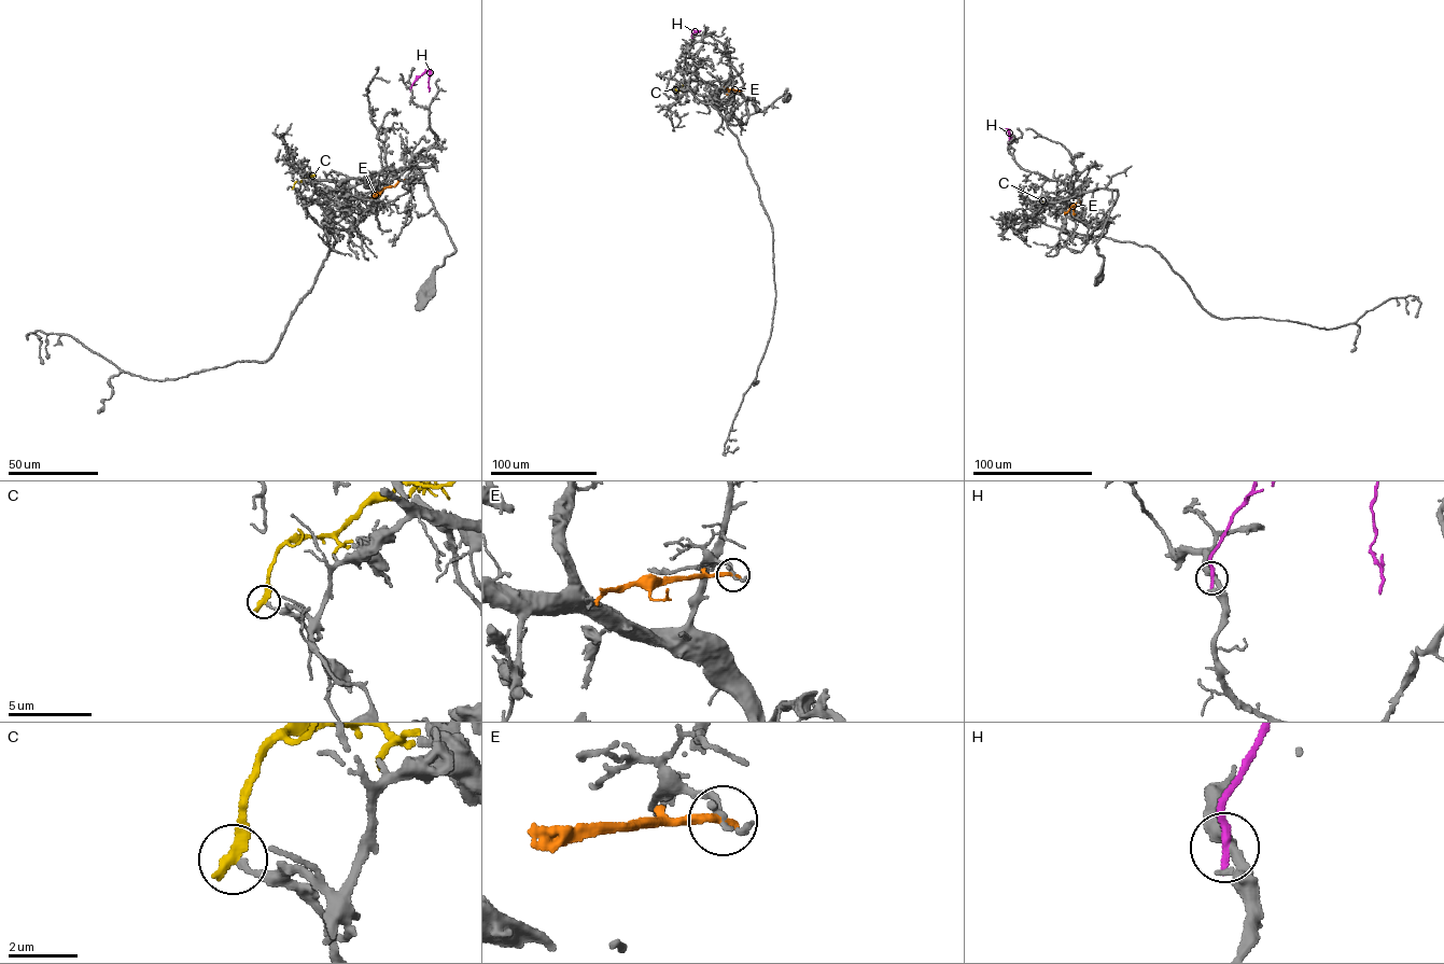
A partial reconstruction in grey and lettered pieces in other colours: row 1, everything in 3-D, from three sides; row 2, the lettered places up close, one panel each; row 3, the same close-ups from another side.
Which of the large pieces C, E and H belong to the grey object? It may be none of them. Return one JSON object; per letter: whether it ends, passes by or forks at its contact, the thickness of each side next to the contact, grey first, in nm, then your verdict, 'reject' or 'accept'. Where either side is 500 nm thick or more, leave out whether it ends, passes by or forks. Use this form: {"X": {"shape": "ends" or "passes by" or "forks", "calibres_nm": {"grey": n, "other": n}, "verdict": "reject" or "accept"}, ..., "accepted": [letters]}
{"C": {"shape": "ends", "calibres_nm": {"grey": 170, "other": 360}, "verdict": "reject"}, "E": {"shape": "ends", "calibres_nm": {"grey": 260, "other": 320}, "verdict": "reject"}, "H": {"shape": "ends", "calibres_nm": {"grey": 280, "other": 280}, "verdict": "reject"}, "accepted": []}

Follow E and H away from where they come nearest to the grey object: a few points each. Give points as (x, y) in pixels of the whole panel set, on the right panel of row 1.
E: (1081, 199), (1064, 214)
H: (1010, 143), (1008, 129), (1008, 143)

